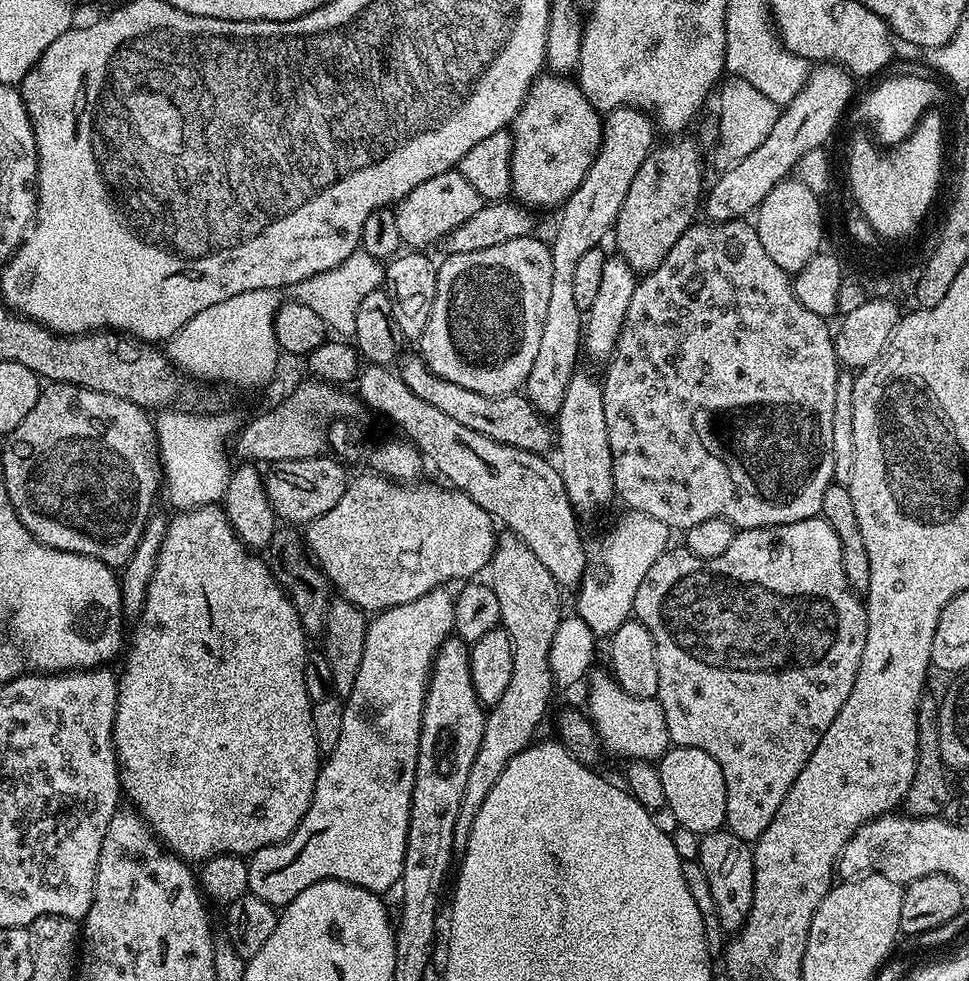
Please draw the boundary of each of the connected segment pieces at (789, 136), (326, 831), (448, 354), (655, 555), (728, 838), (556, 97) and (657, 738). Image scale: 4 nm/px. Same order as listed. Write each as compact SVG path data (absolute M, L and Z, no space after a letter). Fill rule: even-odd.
M820 62L809 71L808 81L791 103L785 105L777 115L766 142L758 146L741 160L735 161L707 189L702 200L702 212L713 224L725 224L731 220L751 217L756 209L770 194L770 190L779 180L785 179L796 163L803 161L811 152L821 151L824 143L832 136L832 131L840 124L844 116L844 107L852 96L853 77L847 68L841 68L835 62Z
M447 587L435 588L432 592L422 594L422 598L414 598L414 602L406 602L402 606L385 608L384 611L375 613L368 620L366 630L366 642L362 646L362 666L358 666L358 674L354 678L354 690L344 700L344 713L342 714L342 734L338 734L338 746L327 753L320 769L320 777L316 779L316 789L312 795L310 806L302 818L300 825L282 842L266 846L262 850L252 853L247 861L248 865L248 892L251 895L262 898L262 902L273 906L283 906L290 903L306 886L314 886L314 882L323 880L341 880L357 884L359 888L365 888L377 894L385 894L397 887L402 874L402 866L406 858L406 834L410 826L410 802L414 790L414 770L418 756L418 742L420 741L420 723L422 722L422 710L424 709L424 695L428 689L428 676L432 673L432 658L440 648L443 640L449 639L453 631L454 622L454 596Z
M535 235L523 236L522 238L514 238L512 241L502 242L501 245L492 246L486 250L475 250L473 253L454 253L449 255L446 259L440 260L436 273L438 274L438 290L434 294L434 306L430 310L430 318L426 322L426 330L420 335L418 341L418 352L419 355L424 357L426 363L430 366L430 370L434 374L438 374L438 378L442 378L446 382L451 384L457 384L458 386L464 386L466 390L474 390L478 394L486 394L487 396L506 396L515 393L517 390L523 389L524 382L527 380L530 374L530 366L534 366L534 358L538 355L538 342L542 342L542 326L546 322L546 305L550 302L550 274L552 273L552 250L547 243L544 244L540 240L536 240Z
M628 510L625 513L608 536L608 549L604 552L604 580L599 580L593 574L585 575L575 593L575 615L590 626L596 638L611 637L618 626L622 626L632 616L634 594L638 594L638 586L642 586L646 570L650 570L650 566L654 566L660 555L670 548L670 530L658 522L658 518L650 518L645 512Z
M727 830L701 836L698 862L702 866L702 874L706 874L706 882L710 882L710 894L714 894L720 925L724 927L725 933L739 932L750 914L754 900L754 862L749 841Z
M541 74L533 80L528 97L512 119L510 131L511 195L515 203L529 210L559 209L586 178L604 140L601 113L590 106L579 84L575 79L553 74Z
M593 671L590 676L592 685L588 688L587 715L596 729L601 745L616 756L625 756L625 761L647 760L659 761L668 751L670 741L666 730L666 718L655 699L643 700L626 694L607 671Z

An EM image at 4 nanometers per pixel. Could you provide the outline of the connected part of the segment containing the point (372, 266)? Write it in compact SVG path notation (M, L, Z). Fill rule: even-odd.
M357 250L338 267L295 285L294 296L306 306L310 306L310 310L314 310L314 314L318 314L318 318L322 318L322 322L331 331L332 328L336 331L333 333L337 337L352 338L356 334L354 318L358 318L358 306L362 303L362 298L366 298L366 294L381 291L384 270L385 265L381 261L370 258L370 254L366 254L363 250Z

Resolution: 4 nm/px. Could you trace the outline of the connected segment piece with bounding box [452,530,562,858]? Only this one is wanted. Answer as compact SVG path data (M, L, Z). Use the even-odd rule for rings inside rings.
M503 531L496 540L495 552L488 567L488 582L497 595L501 627L507 632L514 650L513 673L506 691L498 702L491 705L484 720L481 745L470 766L469 777L459 803L457 821L454 822L455 857L463 857L469 845L470 830L478 810L482 808L491 787L502 774L506 762L518 754L533 741L533 736L546 704L554 691L549 664L549 652L552 639L559 622L561 589L554 582L546 566L535 557L534 552L513 532Z

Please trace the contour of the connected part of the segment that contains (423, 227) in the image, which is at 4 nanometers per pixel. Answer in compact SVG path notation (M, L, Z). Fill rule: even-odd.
M458 170L434 174L434 178L426 178L426 182L418 182L406 198L402 198L395 205L396 221L398 222L398 234L401 245L412 250L427 249L427 244L435 240L443 241L455 228L462 226L468 218L478 214L482 207L482 201L478 190L462 178Z

